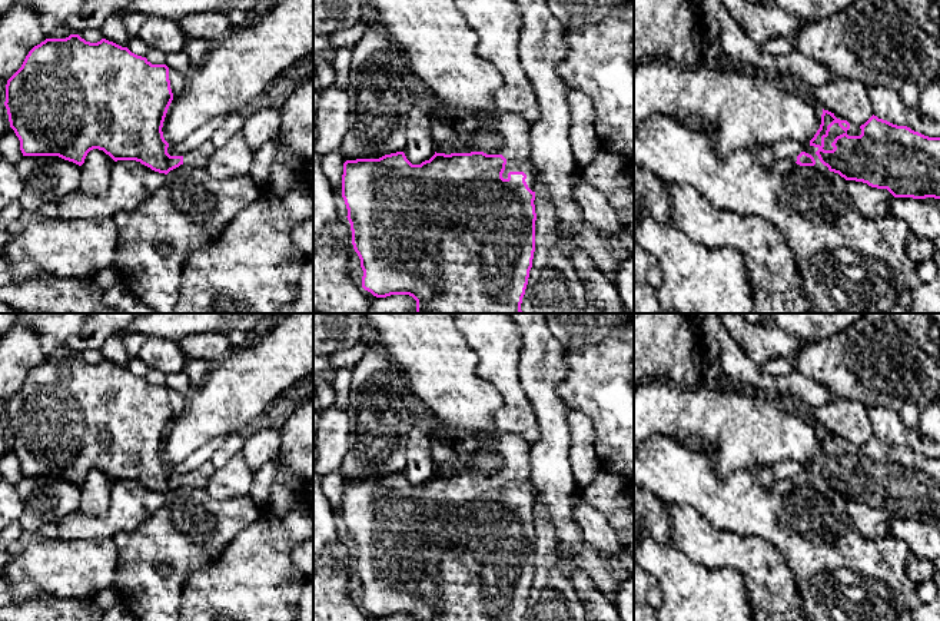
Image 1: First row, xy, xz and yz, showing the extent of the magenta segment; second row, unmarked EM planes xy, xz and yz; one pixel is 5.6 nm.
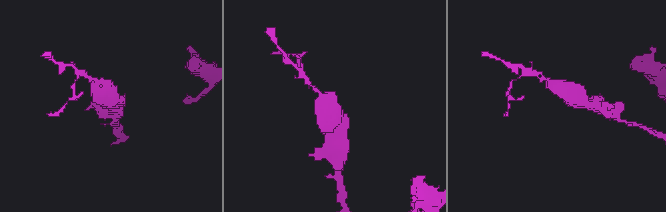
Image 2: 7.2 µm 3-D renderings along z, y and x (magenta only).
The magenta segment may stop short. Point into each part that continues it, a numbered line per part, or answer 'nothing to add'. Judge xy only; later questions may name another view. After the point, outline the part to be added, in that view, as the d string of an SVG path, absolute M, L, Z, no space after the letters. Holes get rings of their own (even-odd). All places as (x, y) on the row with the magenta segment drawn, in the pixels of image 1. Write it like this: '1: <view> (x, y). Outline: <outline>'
1: xy (198, 158). Outline: M212 142L203 143L196 150L183 156L183 163L193 167L206 167L209 157L215 152L215 146Z

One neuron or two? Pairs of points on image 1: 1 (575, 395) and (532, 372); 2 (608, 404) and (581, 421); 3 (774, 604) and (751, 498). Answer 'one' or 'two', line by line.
1: two
2: two
3: two

